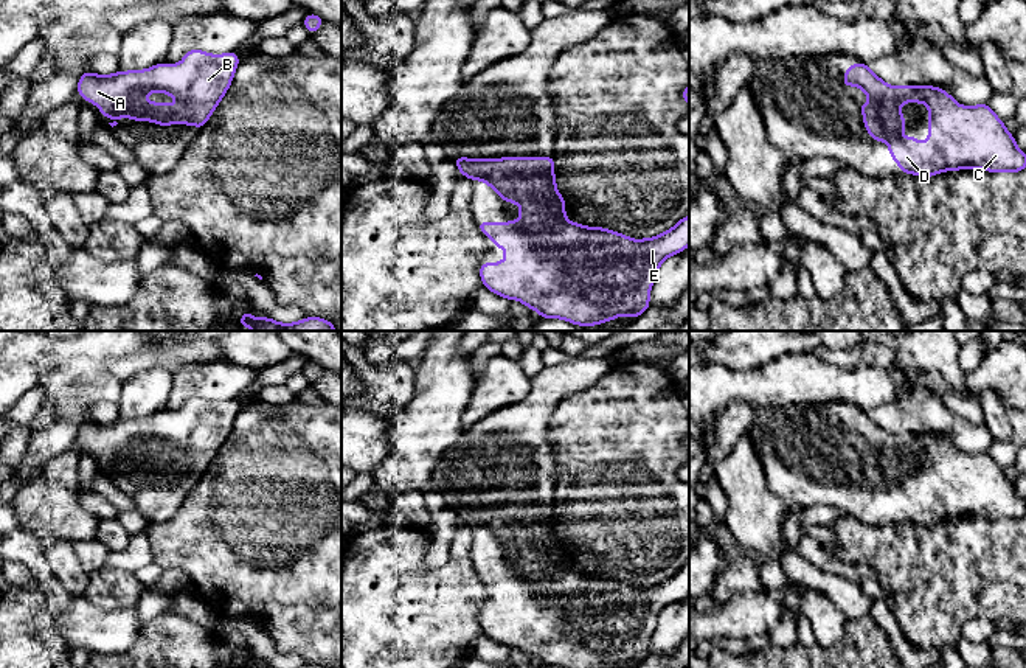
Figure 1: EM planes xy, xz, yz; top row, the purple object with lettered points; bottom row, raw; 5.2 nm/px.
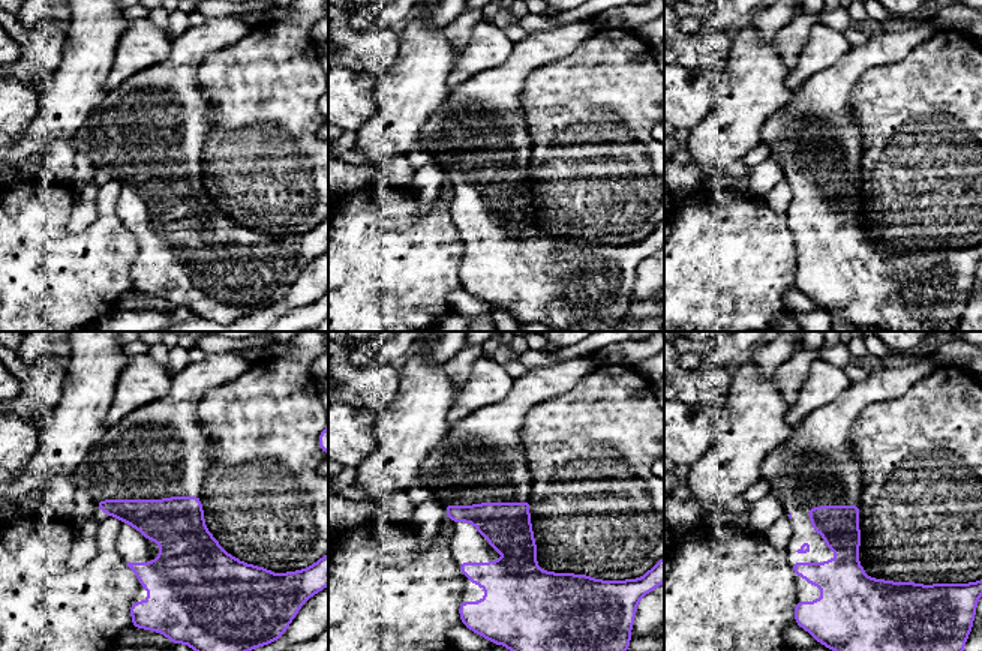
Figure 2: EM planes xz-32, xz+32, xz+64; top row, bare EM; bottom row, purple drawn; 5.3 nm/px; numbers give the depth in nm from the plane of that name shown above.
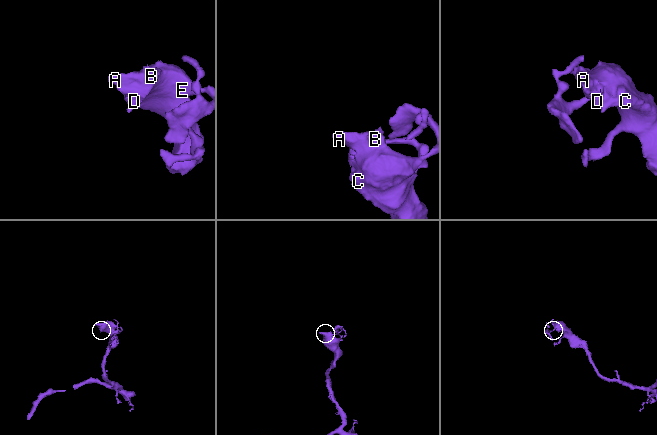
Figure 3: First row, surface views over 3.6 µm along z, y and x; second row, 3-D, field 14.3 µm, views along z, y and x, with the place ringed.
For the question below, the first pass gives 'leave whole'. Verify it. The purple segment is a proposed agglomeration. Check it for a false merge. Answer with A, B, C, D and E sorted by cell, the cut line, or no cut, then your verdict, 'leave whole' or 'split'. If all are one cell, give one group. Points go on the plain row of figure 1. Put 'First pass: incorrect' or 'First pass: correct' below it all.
A B C D E; no cut; leave whole
First pass: correct

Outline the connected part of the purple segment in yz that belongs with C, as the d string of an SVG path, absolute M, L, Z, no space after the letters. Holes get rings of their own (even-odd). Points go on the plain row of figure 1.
M857 410L846 416L843 424L844 435L857 433L872 449L861 451L863 472L872 488L886 489L891 506L905 522L919 525L933 525L944 519L958 519L978 516L989 520L1020 520L1026 517L1026 500L1020 499L1012 482L1007 480L1003 468L1000 468L989 452L961 454L944 437L933 433L889 433L882 429L868 413ZM902 451L925 451L928 454L928 488L920 491L916 485L902 485L900 480L908 475L900 460Z

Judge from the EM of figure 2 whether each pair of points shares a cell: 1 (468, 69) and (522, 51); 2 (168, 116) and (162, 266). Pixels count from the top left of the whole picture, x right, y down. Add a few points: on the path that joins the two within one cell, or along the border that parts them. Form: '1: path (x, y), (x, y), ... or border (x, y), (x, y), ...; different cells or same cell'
1: border (514, 44), (510, 54), (501, 63), (479, 74); different cells
2: path (168, 153), (168, 170), (179, 180), (179, 228); same cell

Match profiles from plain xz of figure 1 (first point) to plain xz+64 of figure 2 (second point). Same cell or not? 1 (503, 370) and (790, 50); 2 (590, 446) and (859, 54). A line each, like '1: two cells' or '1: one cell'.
1: two cells
2: two cells

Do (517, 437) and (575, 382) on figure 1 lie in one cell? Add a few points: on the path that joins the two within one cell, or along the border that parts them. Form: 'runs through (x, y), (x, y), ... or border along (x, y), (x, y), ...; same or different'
runs through (526, 421), (559, 387); same

